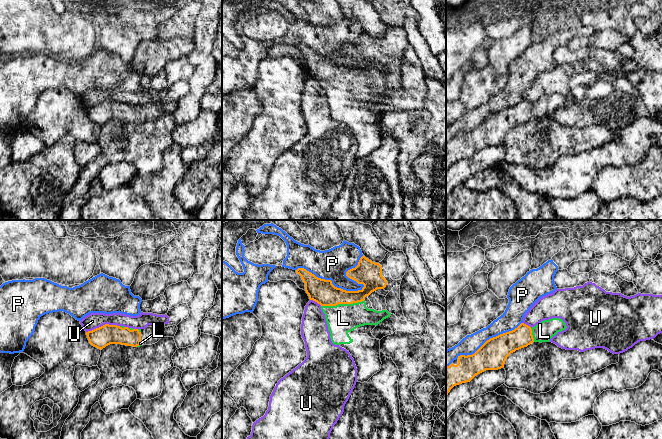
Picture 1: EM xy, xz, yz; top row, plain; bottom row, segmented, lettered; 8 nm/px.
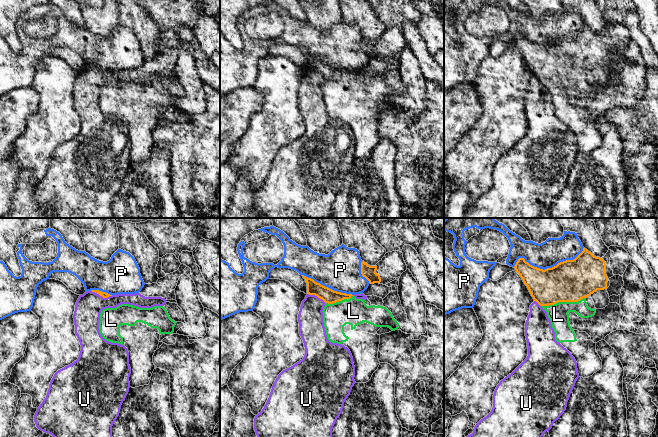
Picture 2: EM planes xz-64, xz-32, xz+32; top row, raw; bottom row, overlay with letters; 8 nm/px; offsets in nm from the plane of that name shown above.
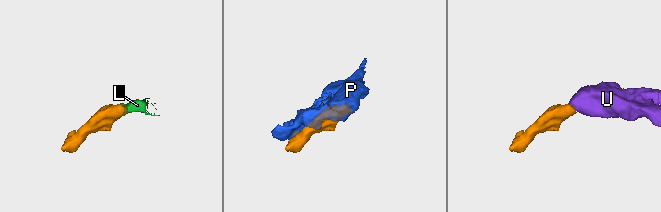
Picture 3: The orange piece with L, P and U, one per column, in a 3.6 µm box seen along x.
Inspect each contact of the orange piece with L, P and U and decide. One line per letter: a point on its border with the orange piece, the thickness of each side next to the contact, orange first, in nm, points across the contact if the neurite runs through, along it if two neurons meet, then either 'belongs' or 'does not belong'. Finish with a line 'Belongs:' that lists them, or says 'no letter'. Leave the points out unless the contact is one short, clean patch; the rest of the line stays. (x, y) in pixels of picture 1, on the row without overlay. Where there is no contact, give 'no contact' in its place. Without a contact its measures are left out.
L: meets orange in xz at (342, 79); 200 nm thick on the orange side, 240 nm on the other; belongs
P: meets orange in xz at (331, 57); 200 nm thick on the orange side, 240 nm on the other; does not belong
U: meets orange in xy at (103, 101); 160 nm thick on the orange side, 130 nm on the other; border along xy (119, 101), (103, 100), (86, 108); does not belong
Belongs: L

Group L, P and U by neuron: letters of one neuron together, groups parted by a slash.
L / P / U

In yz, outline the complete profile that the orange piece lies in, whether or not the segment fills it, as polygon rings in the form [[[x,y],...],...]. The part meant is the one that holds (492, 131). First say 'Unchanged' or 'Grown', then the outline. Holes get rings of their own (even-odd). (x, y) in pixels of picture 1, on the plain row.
Grown. [[[560,94],[544,96],[532,104],[521,99],[512,107],[490,114],[474,130],[458,132],[446,143],[446,172],[454,162],[470,158],[486,146],[503,144],[507,133],[516,126],[533,118],[549,118],[566,104]]]

